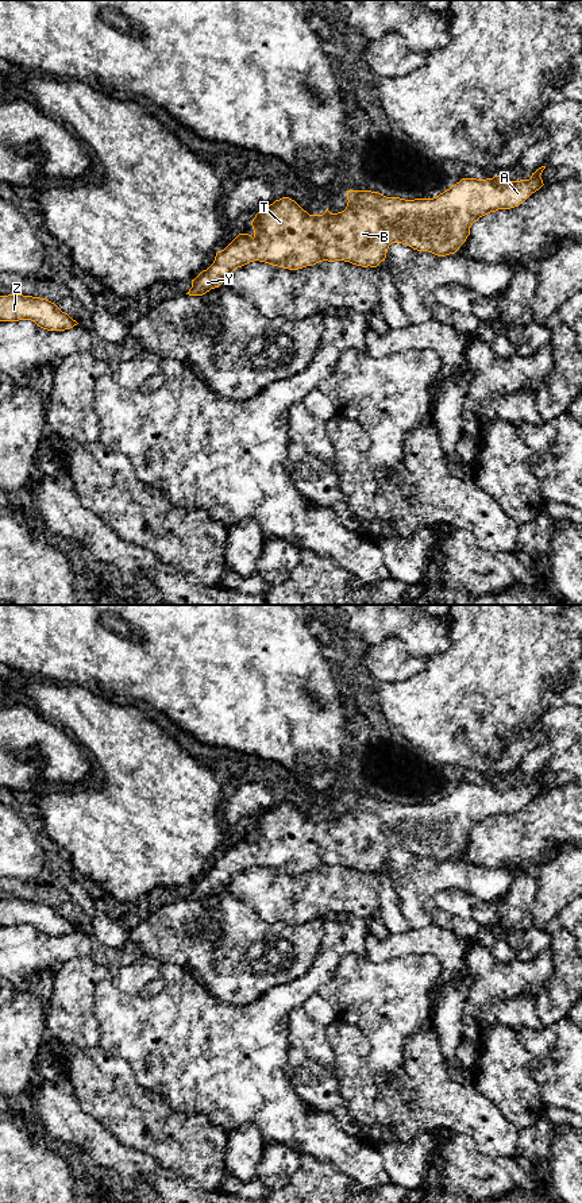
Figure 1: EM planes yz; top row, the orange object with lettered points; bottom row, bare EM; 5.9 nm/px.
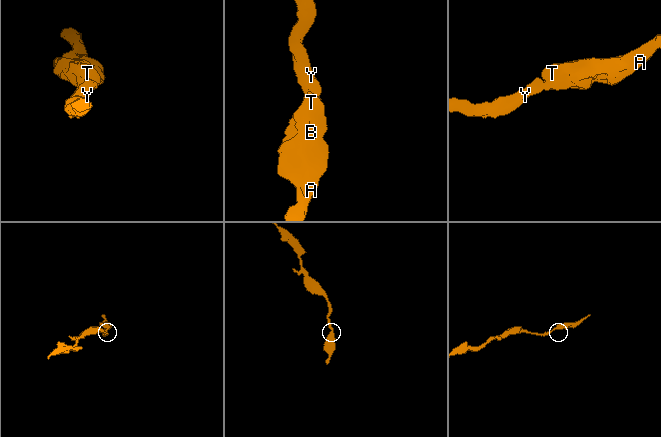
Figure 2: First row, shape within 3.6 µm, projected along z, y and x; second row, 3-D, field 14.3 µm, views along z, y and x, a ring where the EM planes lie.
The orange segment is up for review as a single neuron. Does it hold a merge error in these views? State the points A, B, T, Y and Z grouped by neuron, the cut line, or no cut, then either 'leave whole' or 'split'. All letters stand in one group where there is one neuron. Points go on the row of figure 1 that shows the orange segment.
A B T Y Z; no cut; leave whole

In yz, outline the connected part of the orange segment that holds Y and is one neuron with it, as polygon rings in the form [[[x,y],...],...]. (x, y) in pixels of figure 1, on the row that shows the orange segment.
[[[541,166],[529,180],[520,181],[508,181],[502,176],[486,180],[462,178],[433,198],[405,200],[371,190],[347,190],[347,207],[338,213],[331,213],[327,208],[323,215],[309,215],[294,200],[282,197],[255,215],[251,221],[253,236],[239,234],[224,250],[216,252],[213,263],[192,279],[186,294],[203,296],[226,282],[235,269],[254,261],[289,270],[323,261],[377,267],[385,261],[392,243],[402,243],[438,257],[455,254],[470,235],[474,221],[490,212],[519,207],[539,190],[544,185],[540,177],[544,169]]]

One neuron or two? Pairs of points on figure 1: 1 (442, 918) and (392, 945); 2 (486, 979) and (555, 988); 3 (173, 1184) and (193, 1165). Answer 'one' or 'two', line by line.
1: two
2: two
3: two

